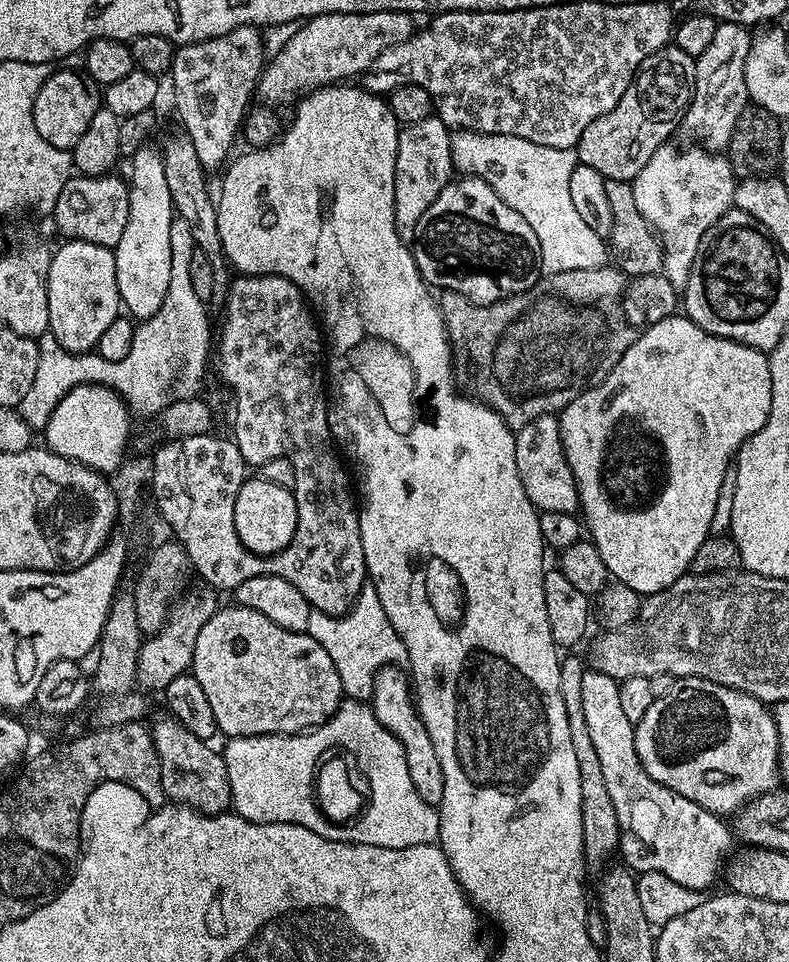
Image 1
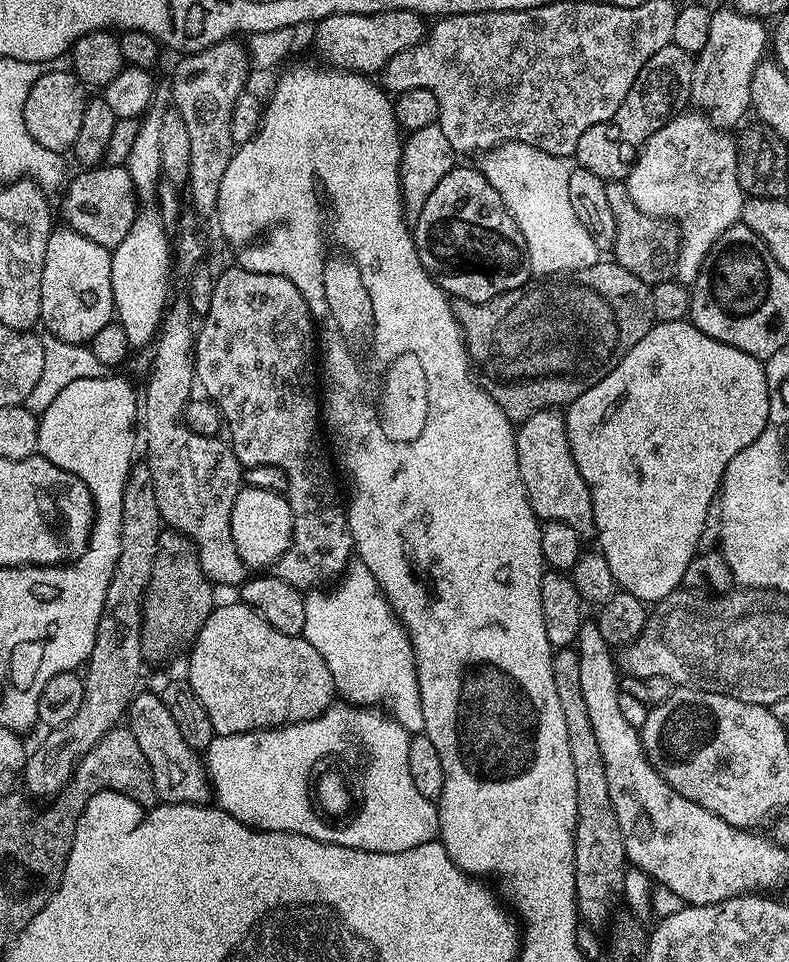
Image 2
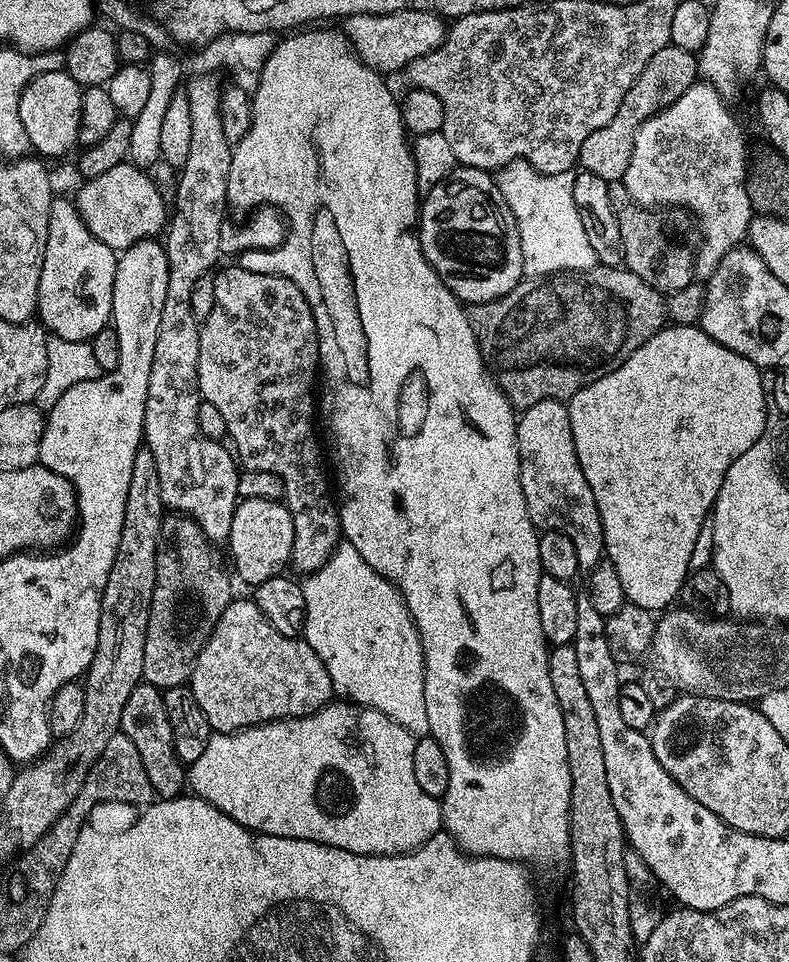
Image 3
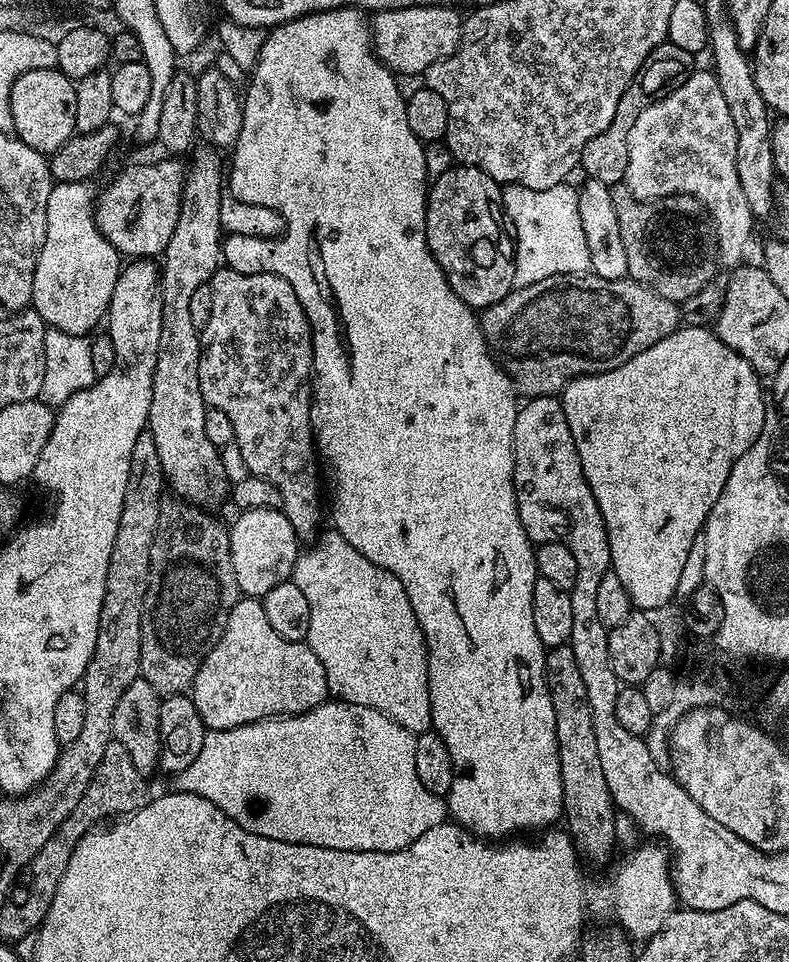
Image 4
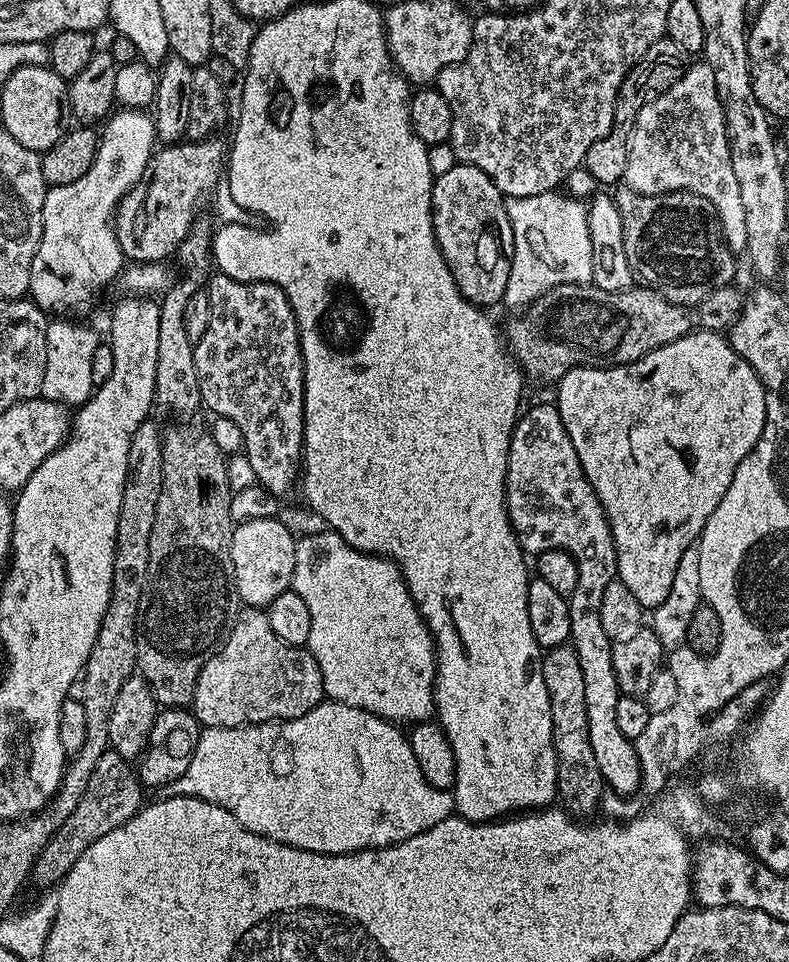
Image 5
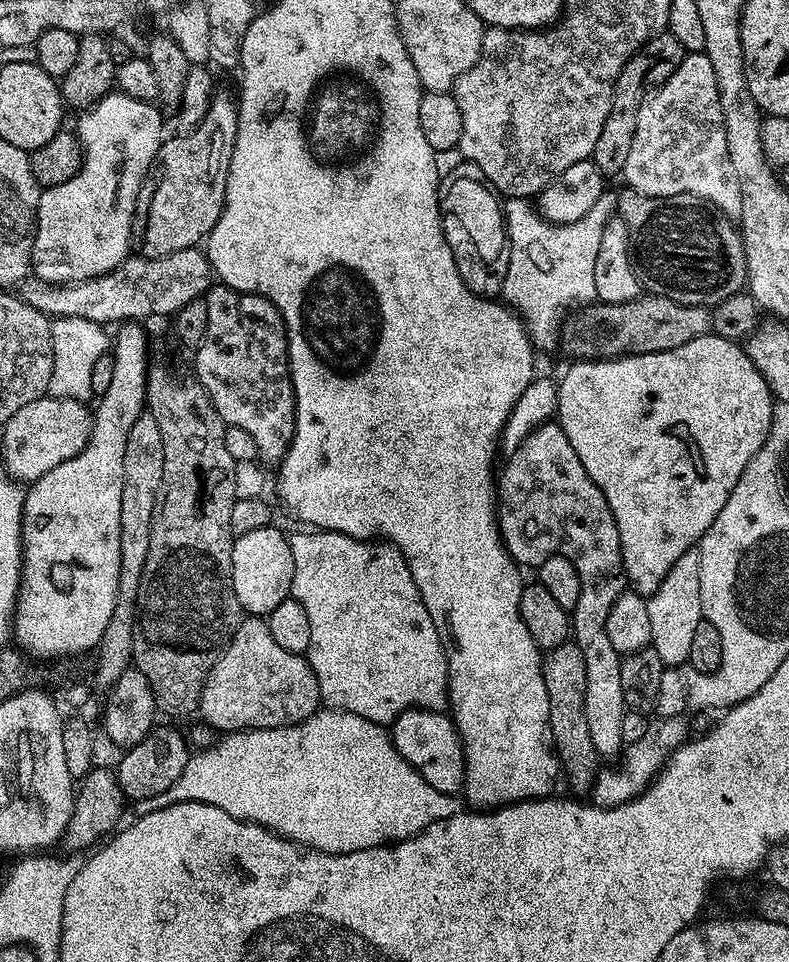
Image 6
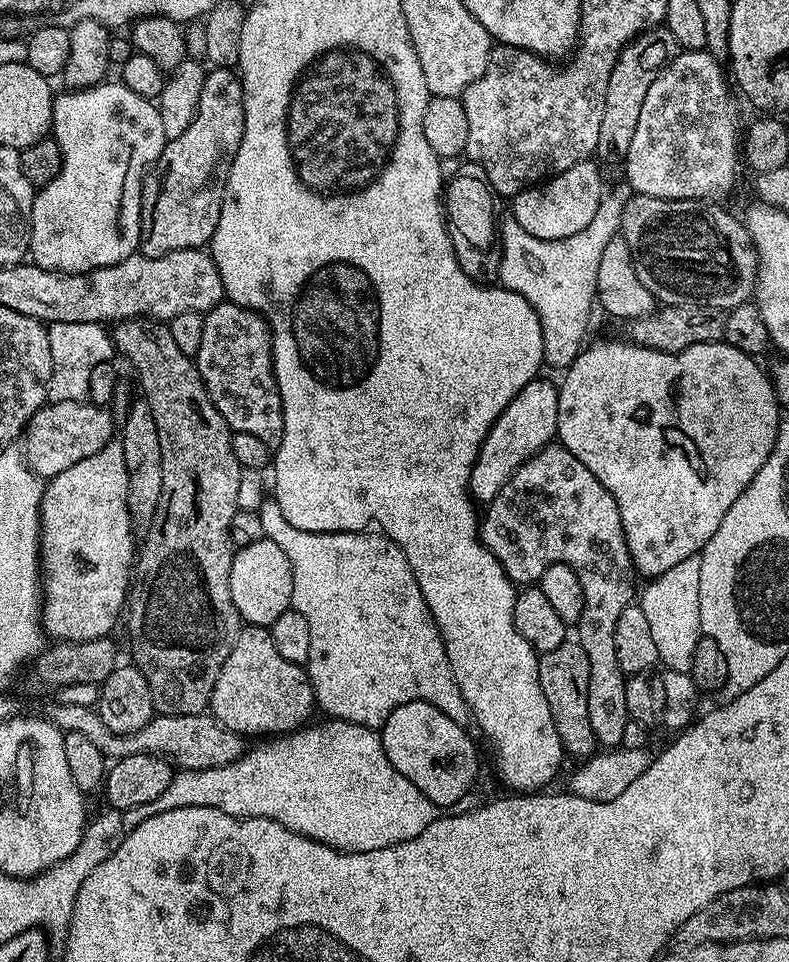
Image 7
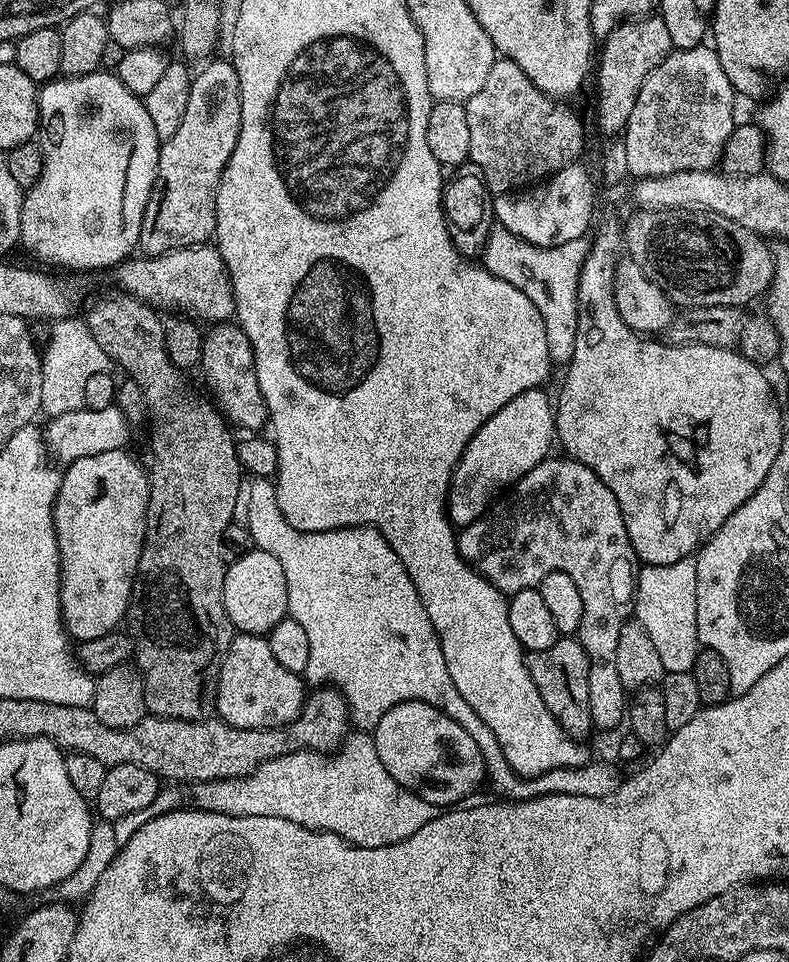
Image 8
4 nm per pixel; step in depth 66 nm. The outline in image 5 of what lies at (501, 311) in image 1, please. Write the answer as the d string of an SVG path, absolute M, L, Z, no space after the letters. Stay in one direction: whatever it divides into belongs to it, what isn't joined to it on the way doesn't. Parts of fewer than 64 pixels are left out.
M563 284L554 286L546 294L535 297L508 324L506 347L521 372L529 381L541 380L555 385L575 368L613 368L634 362L678 338L687 336L694 328L694 316L685 305L672 304L652 288L633 286L621 292L602 290L595 284Z

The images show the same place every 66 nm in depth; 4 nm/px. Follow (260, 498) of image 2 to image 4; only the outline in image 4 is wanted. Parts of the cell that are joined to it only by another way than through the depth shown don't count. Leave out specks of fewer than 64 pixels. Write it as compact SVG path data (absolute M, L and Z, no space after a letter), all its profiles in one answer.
M281 509L246 510L237 517L230 524L228 533L234 578L238 578L238 586L245 597L262 598L267 592L274 590L274 586L292 579L296 557L300 555L302 548L294 526L290 526L290 518L286 518Z

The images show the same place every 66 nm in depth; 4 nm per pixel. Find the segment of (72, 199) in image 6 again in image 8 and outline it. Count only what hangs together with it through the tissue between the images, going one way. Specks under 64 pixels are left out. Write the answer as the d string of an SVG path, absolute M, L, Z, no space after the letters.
M97 70L90 74L82 74L81 76L66 76L61 75L59 78L49 80L39 89L38 95L40 97L40 120L38 127L38 143L40 146L40 153L44 155L44 165L42 166L42 174L38 178L38 182L34 182L34 186L27 189L24 194L24 201L22 202L22 226L20 227L20 244L32 256L37 256L40 260L45 260L48 264L58 264L62 268L108 268L108 270L115 269L116 265L129 259L137 251L140 242L140 231L142 230L142 218L144 217L144 207L150 198L150 190L154 186L154 178L158 170L158 158L160 157L161 141L158 134L154 130L154 122L150 122L150 114L146 110L143 99L135 96L131 90L120 81L119 76L113 74L108 70Z

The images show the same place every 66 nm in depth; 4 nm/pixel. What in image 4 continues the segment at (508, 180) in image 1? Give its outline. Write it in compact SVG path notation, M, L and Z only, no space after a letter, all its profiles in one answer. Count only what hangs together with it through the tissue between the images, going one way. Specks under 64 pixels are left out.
M565 182L550 186L550 190L503 185L504 214L516 241L515 287L525 288L551 276L575 276L589 271L590 250L582 230L582 217L578 215L578 191L570 185Z

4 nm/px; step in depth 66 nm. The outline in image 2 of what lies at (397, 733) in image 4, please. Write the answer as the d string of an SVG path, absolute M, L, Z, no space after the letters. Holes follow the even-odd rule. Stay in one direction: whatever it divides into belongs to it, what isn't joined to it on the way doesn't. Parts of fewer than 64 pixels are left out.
M333 702L321 716L313 720L307 720L306 722L283 724L280 728L263 728L262 730L239 732L238 734L230 734L229 736L213 735L210 746L206 750L206 767L208 770L208 783L212 786L215 803L223 812L230 813L235 820L242 822L248 828L255 828L257 832L293 832L294 834L306 834L306 838L318 838L327 844L337 844L338 846L357 848L358 850L366 850L367 852L401 852L402 850L414 850L414 846L422 846L426 842L437 839L440 831L440 814L437 805L433 801L425 798L418 791L418 786L414 786L414 778L410 778L410 742L412 741L412 736L395 718L385 714L383 711L381 712L372 706L361 706L347 702ZM335 751L339 751L340 755L348 757L348 760L358 762L358 766L363 767L366 789L366 802L363 804L362 810L351 818L345 819L345 824L336 825L333 823L335 821L327 815L322 814L314 803L314 792L312 789L313 778L309 771L312 764L315 763L315 760L319 759L319 756L324 755L324 752Z

